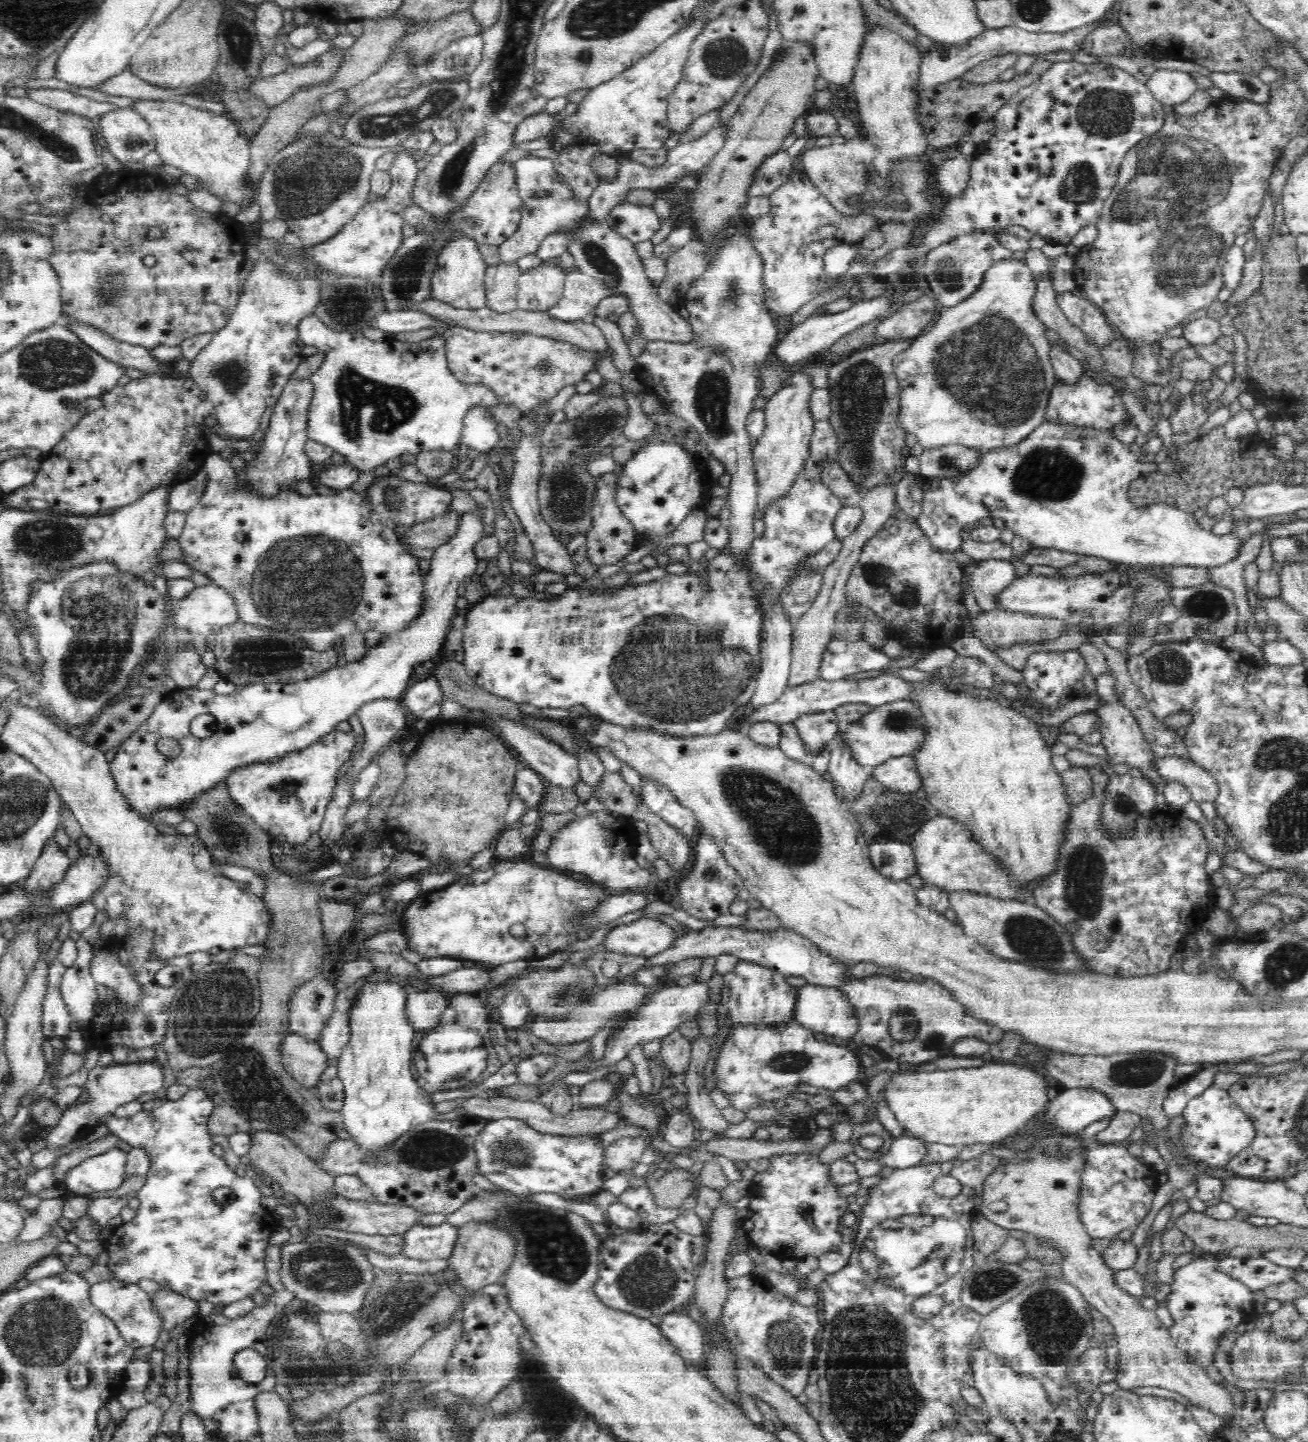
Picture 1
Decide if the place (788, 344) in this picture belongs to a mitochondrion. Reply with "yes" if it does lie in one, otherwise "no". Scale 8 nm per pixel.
no

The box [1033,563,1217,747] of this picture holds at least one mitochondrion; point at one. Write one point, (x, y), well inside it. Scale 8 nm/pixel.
(1168, 667)

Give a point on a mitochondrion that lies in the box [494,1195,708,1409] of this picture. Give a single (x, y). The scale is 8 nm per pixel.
(647, 1281)

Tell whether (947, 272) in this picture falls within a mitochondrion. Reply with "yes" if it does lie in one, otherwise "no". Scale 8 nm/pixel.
yes

